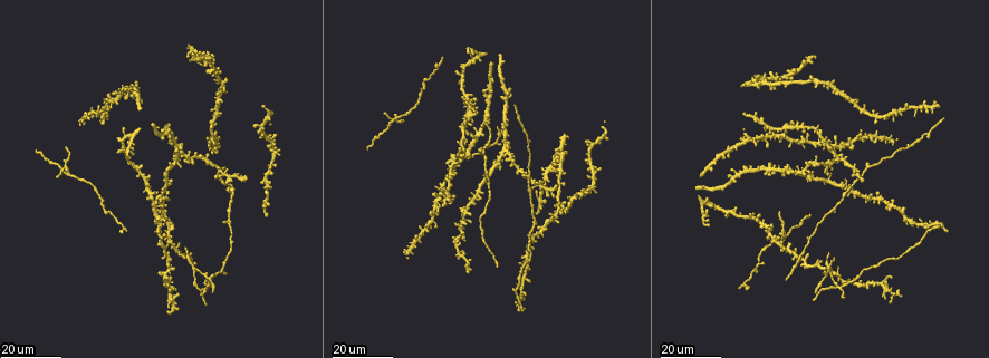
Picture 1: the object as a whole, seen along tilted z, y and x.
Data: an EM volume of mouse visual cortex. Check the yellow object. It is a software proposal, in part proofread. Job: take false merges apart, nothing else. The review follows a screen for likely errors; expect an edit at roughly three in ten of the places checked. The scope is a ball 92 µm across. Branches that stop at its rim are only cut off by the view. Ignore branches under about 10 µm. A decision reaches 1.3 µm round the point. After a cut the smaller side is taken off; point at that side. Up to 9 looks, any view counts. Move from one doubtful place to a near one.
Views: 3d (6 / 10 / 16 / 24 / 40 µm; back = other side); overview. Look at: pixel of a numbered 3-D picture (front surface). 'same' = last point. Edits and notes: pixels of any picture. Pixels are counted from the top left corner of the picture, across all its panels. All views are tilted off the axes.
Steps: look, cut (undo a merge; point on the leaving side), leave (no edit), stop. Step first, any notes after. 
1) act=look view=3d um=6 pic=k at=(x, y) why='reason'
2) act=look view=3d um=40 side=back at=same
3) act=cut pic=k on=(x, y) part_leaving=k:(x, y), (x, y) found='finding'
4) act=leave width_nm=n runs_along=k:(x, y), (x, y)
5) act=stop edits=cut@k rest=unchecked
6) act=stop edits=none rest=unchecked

act=look view=3d um=24 pic=1 at=(758, 265)

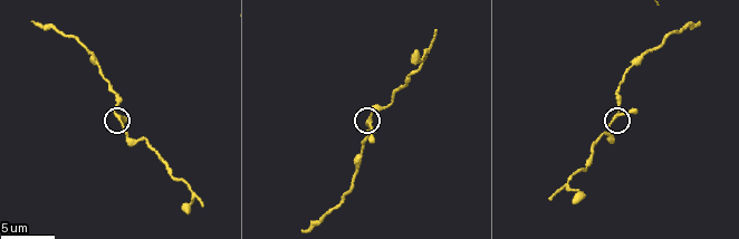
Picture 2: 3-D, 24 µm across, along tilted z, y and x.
act=look view=3d um=6 pic=2 at=(113, 111) why='zoom in'

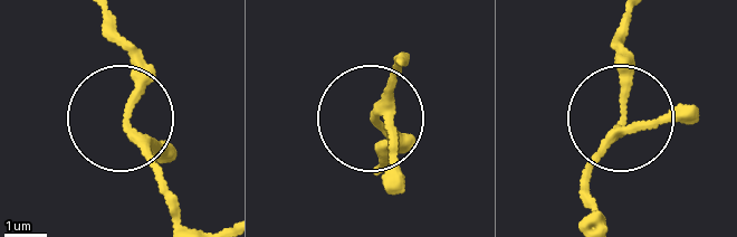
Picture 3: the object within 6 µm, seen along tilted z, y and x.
act=leave found='all the same cell'

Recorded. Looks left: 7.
act=look view=3d um=16 pic=1 at=(394, 117) why='looks like a crossing'

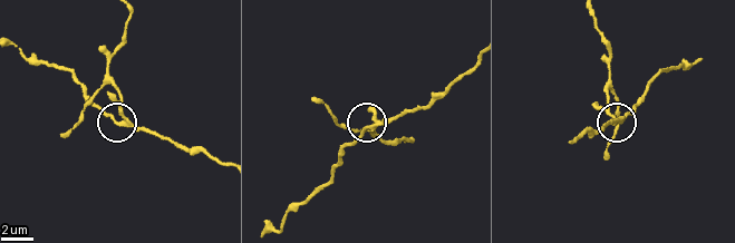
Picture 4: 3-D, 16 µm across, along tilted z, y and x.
act=look view=3d um=10 pic=4 at=(126, 122) why='zoom in'

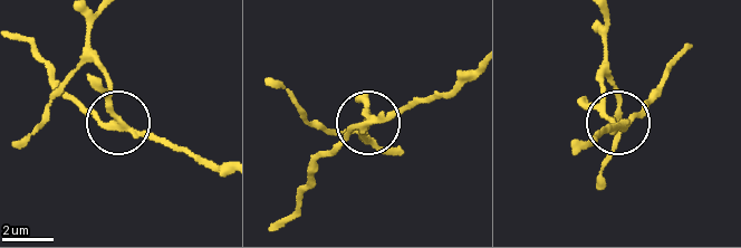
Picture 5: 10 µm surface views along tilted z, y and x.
act=cut pic=5 on=(108, 83) arms=4 found='a second cell is stuck on'

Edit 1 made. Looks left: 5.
act=look view=overview why='redraw'

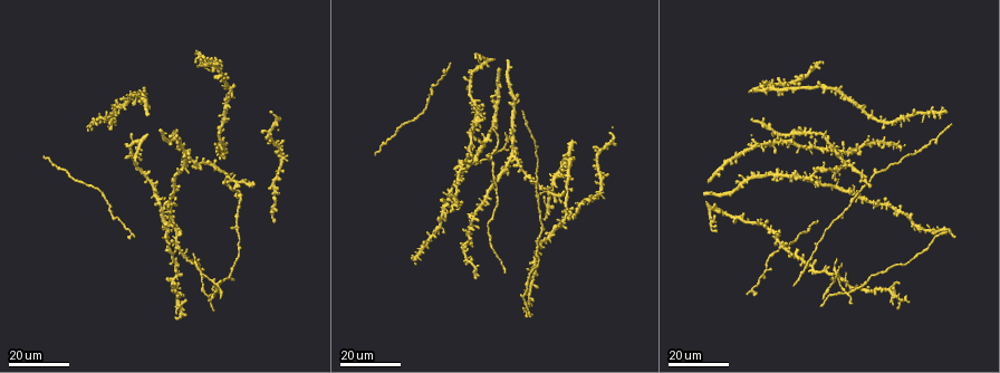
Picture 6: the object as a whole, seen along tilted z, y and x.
act=look view=3d um=24 pic=6 at=(518, 160) why='two arms in line, one across'

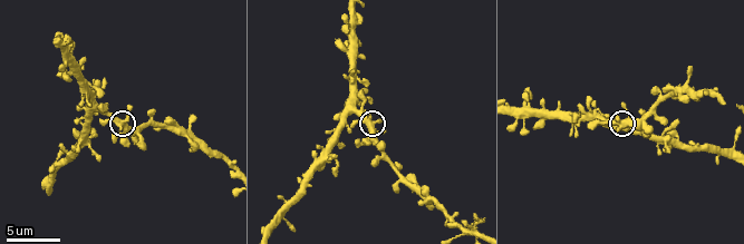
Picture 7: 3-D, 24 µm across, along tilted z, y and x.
act=look view=3d um=6 pic=7 at=(632, 123)

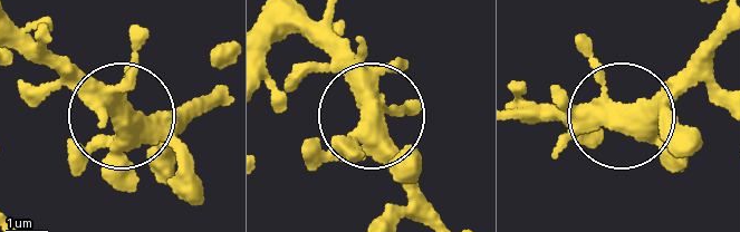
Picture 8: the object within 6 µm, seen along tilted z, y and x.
act=leave runs_along=8:(386, 129), (366, 127), (370, 147), (438, 216) found='all the same cell'

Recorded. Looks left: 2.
act=look view=3d um=16 pic=6 at=(207, 294) why='looks like a crossing'

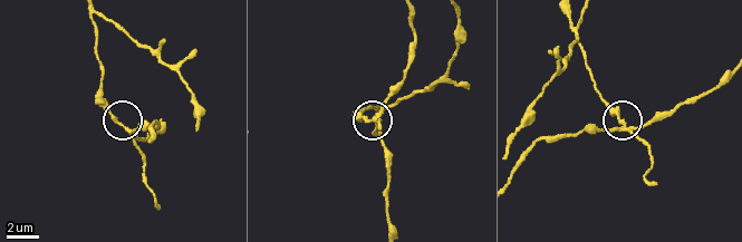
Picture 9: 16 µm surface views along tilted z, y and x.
act=look view=3d um=10 pic=9 at=(623, 127) why='closer look'

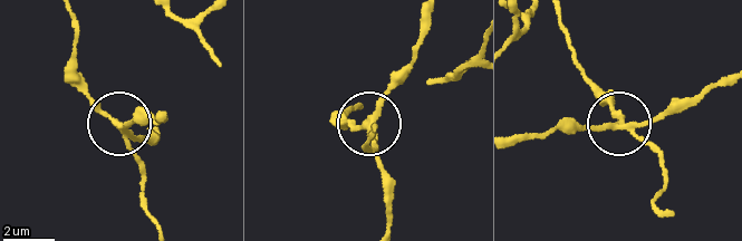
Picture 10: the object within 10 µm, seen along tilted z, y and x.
act=cut pic=10 on=(136, 161) width_nm=210 part_leaving=10:(117, 126), (90, 95), (79, 67), (74, 22) found='a second cell is stuck on'

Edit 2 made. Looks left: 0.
act=stop edits=cut@5,cut@10 rest=unchecked

